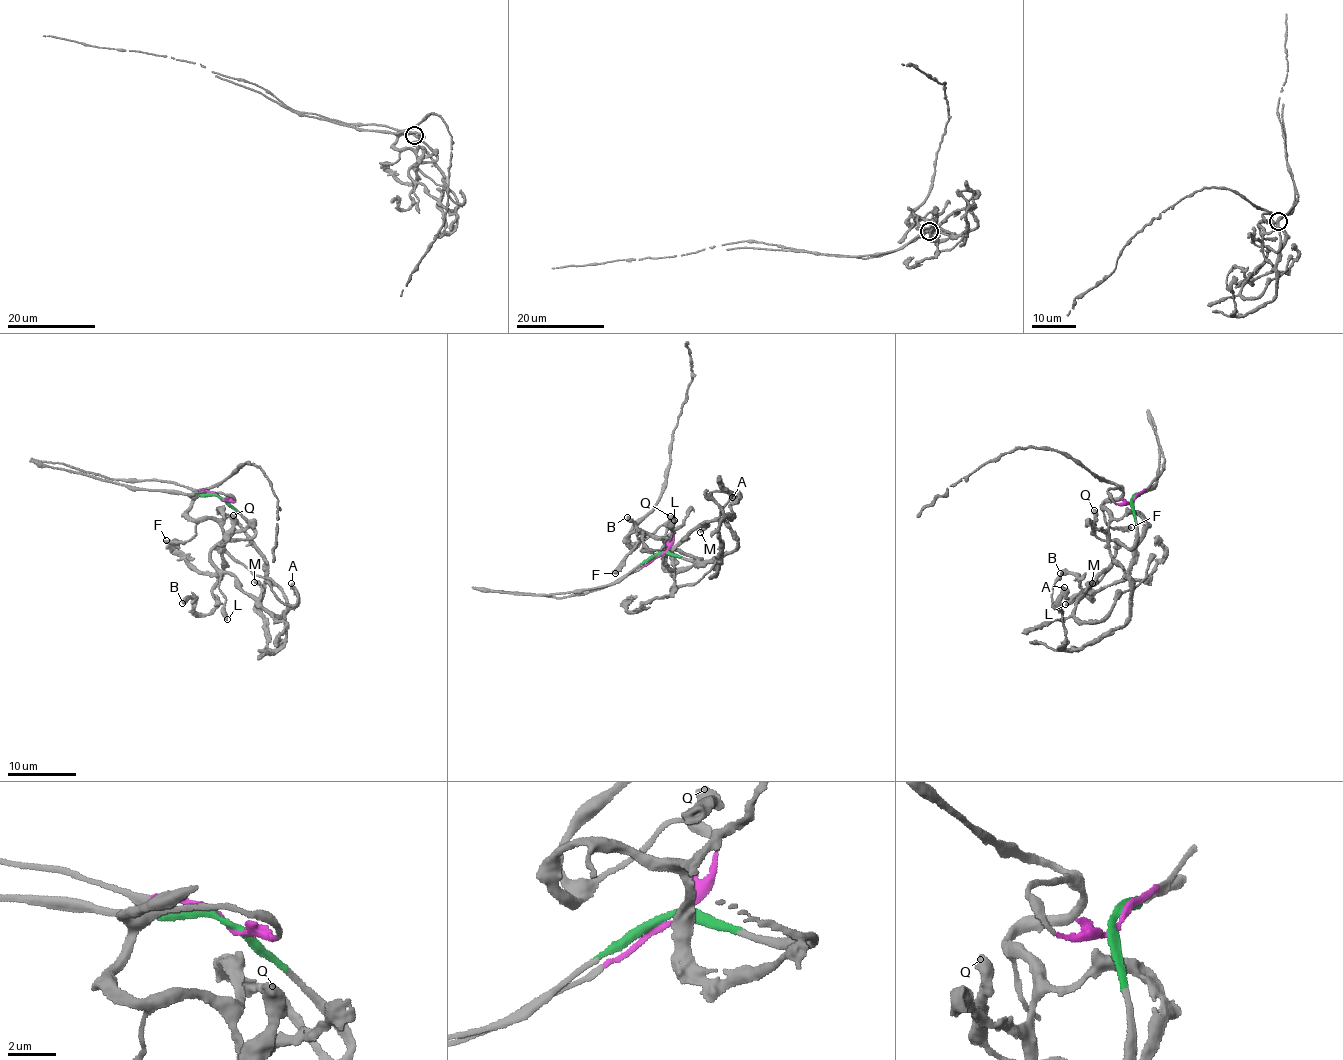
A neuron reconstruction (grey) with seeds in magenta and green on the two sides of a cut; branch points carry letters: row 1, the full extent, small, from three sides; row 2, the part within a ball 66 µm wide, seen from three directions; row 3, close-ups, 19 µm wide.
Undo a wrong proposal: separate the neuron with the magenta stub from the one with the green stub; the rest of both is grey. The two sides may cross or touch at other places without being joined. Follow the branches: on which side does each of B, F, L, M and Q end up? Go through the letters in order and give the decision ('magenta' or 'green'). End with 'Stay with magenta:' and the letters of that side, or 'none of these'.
B: magenta
F: magenta
L: green
M: green
Q: green
Stay with magenta: B, F

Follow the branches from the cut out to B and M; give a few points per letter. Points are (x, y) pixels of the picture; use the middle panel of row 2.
B: (661, 554), (673, 532), (628, 543), (663, 538), (674, 569), (627, 517)
M: (660, 554), (701, 560), (665, 550), (658, 554), (659, 557), (667, 553), (700, 526), (706, 525), (700, 532)

